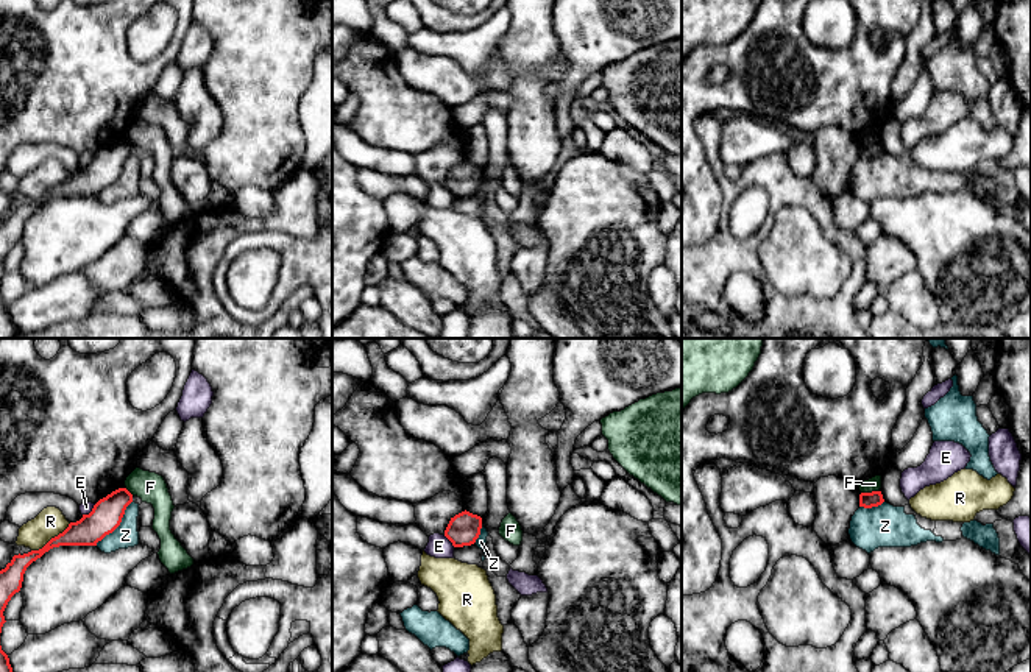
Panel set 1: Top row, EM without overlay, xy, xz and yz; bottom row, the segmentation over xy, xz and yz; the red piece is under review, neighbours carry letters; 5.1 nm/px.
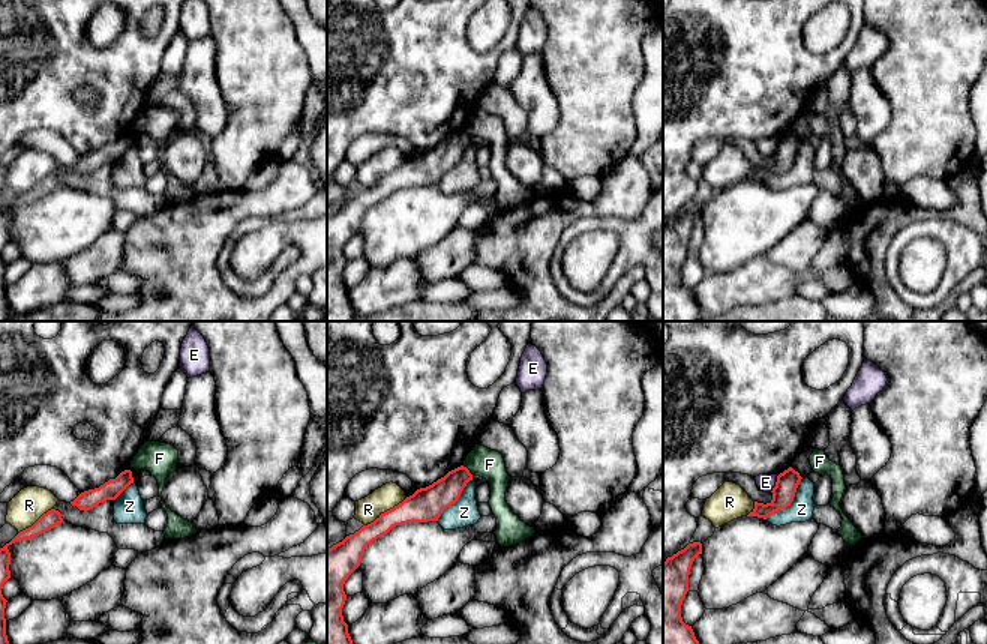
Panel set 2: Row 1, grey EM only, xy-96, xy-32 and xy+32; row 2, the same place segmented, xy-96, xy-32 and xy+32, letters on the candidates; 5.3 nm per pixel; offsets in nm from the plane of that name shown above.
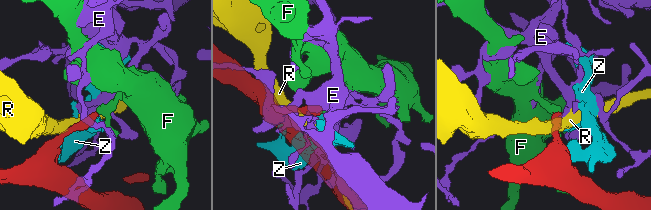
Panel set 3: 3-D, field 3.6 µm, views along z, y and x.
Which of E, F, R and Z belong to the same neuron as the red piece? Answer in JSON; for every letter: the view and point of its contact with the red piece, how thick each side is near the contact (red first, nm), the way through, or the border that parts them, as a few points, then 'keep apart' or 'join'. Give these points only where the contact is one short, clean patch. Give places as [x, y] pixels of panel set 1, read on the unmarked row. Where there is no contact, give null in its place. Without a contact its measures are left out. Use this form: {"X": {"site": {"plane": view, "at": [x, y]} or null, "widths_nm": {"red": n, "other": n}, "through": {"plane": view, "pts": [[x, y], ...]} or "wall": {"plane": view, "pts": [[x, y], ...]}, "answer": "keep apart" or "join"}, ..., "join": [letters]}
{"E": {"site": {"plane": "xy", "at": [91, 162]}, "widths_nm": {"red": 160, "other": 70}, "wall": {"plane": "xy", "pts": [[95, 155], [83, 166]]}, "answer": "keep apart"}, "F": {"site": {"plane": "yz", "at": [869, 144]}, "widths_nm": {"red": 80, "other": 70}, "wall": {"plane": "yz", "pts": [[878, 141], [861, 144]]}, "answer": "keep apart"}, "R": {"site": {"plane": "xy", "at": [52, 189]}, "widths_nm": {"red": 150, "other": 150}, "answer": "keep apart"}, "Z": {"site": {"plane": "xy", "at": [119, 175]}, "widths_nm": {"red": 160, "other": 120}, "answer": "keep apart"}, "join": []}

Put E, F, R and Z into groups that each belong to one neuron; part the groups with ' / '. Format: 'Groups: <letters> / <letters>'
Groups: E / F / R / Z

